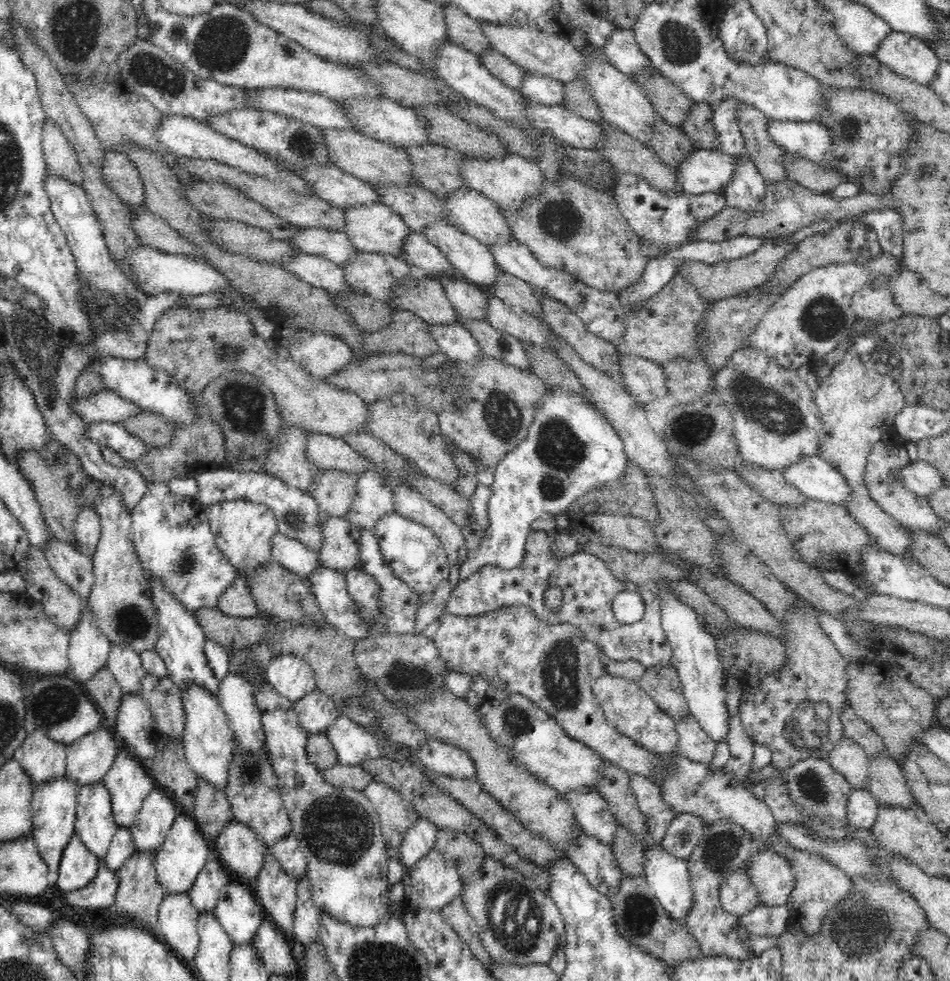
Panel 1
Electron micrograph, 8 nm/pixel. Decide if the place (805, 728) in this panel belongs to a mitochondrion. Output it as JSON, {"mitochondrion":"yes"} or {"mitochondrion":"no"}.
{"mitochondrion":"yes"}

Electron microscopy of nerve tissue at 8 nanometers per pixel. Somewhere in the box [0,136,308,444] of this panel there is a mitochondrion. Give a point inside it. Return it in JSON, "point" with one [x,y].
{"point":[42,350]}

